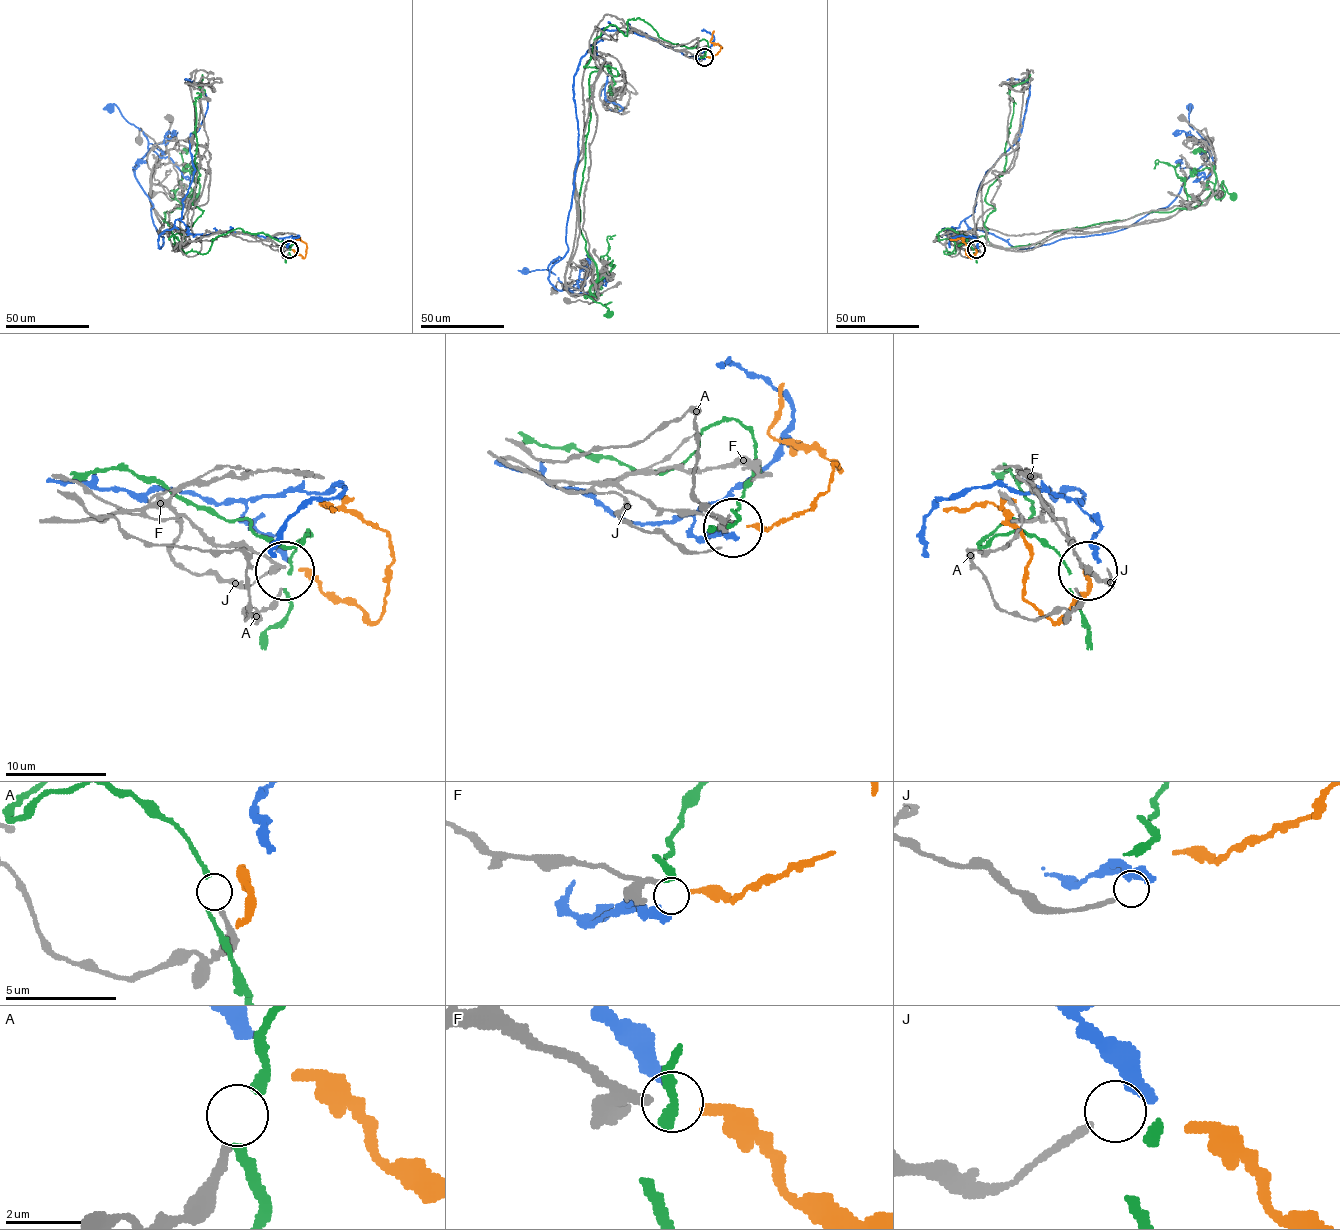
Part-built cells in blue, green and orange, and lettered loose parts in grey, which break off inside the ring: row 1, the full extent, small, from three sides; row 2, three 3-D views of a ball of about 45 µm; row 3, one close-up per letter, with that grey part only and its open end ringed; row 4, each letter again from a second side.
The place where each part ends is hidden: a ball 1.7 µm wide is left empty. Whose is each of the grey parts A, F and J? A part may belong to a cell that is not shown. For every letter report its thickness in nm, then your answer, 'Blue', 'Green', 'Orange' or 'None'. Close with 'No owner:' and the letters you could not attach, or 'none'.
A: Thickness 200 nm. None
F: Thickness 240 nm. Orange
J: Thickness 190 nm. None
No owner: A, J

